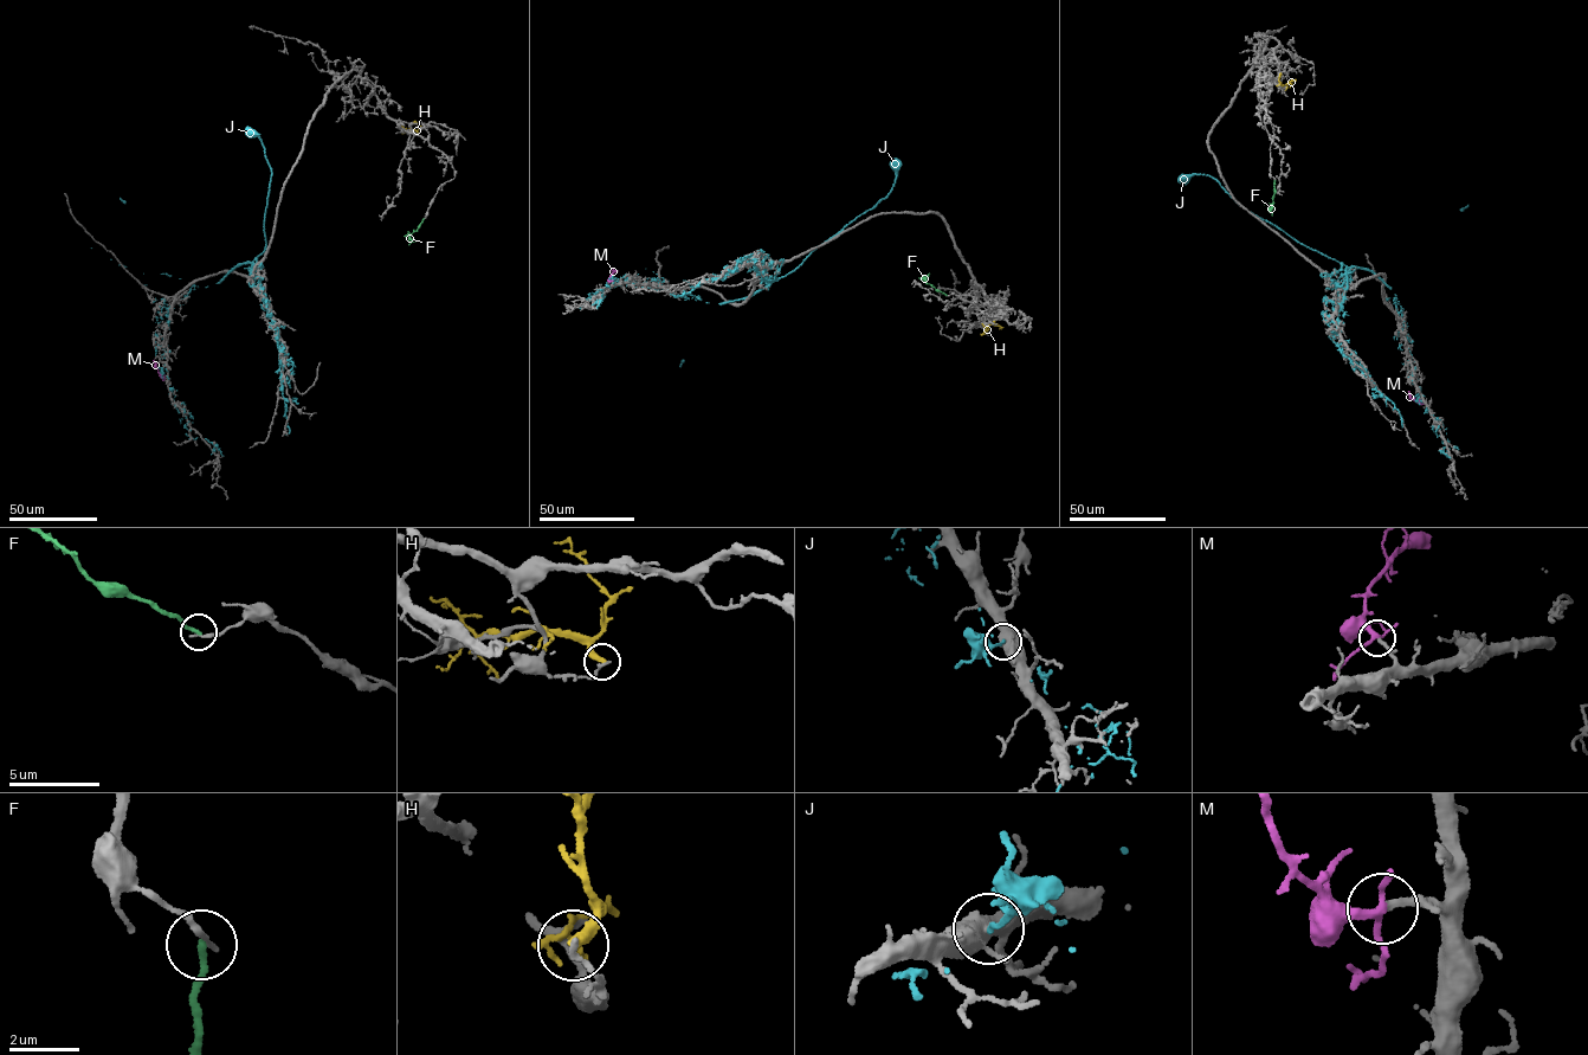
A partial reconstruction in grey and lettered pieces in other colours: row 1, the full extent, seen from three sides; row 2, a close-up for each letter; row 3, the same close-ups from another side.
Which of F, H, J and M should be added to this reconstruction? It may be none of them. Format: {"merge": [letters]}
{"merge": ["M"]}

